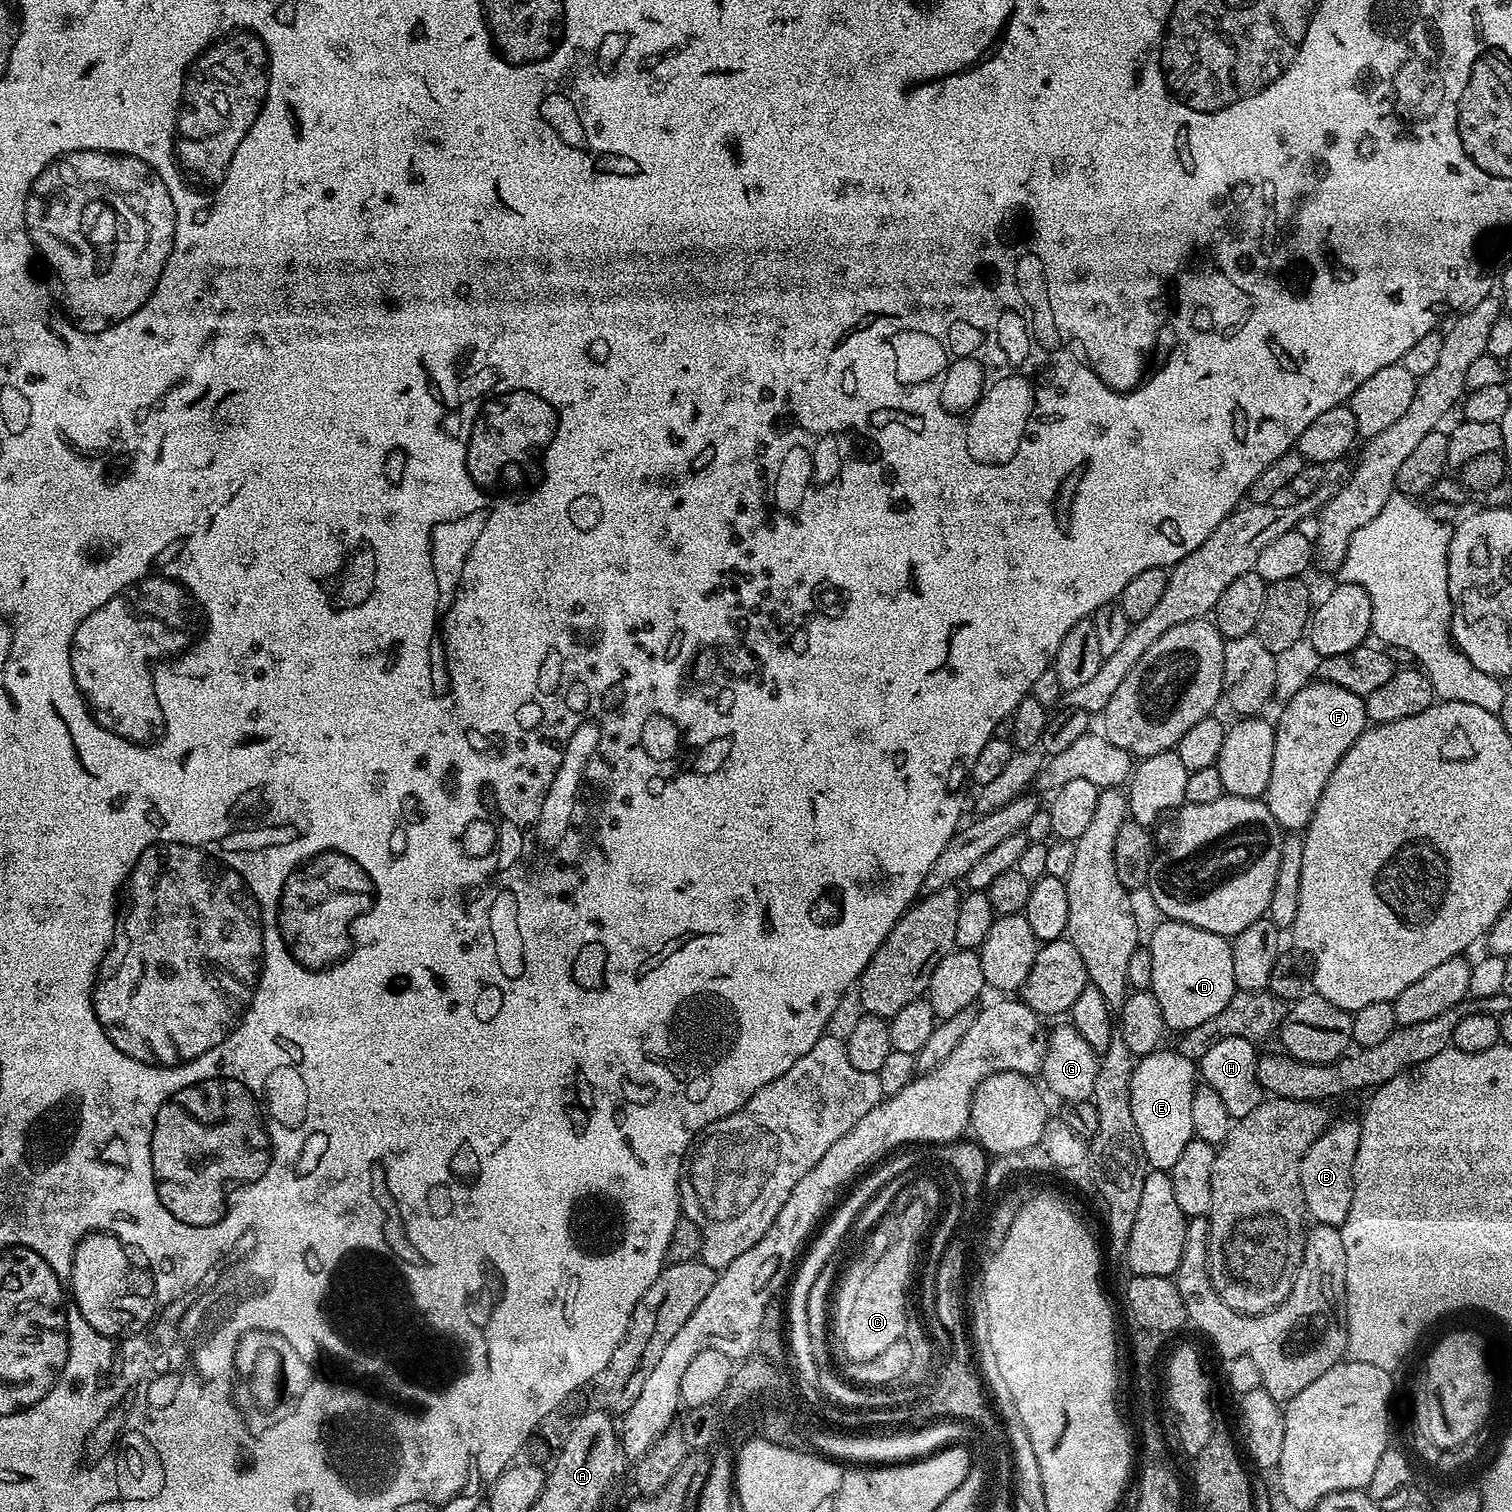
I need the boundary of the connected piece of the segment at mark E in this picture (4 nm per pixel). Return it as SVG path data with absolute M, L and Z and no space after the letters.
M1157 1050L1139 1057L1132 1065L1130 1078L1130 1111L1134 1114L1134 1126L1142 1138L1142 1150L1149 1165L1156 1170L1170 1170L1182 1150L1192 1139L1190 1106L1198 1083L1197 1065L1178 1051Z

